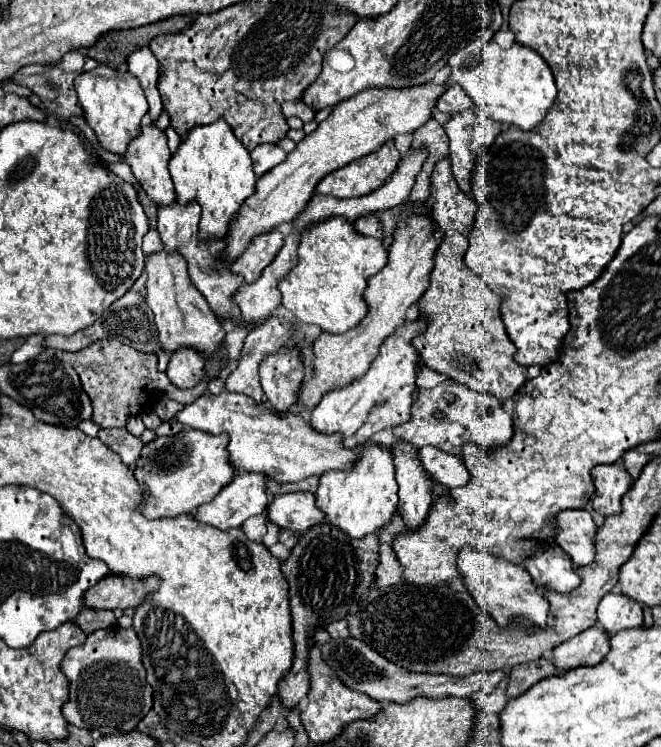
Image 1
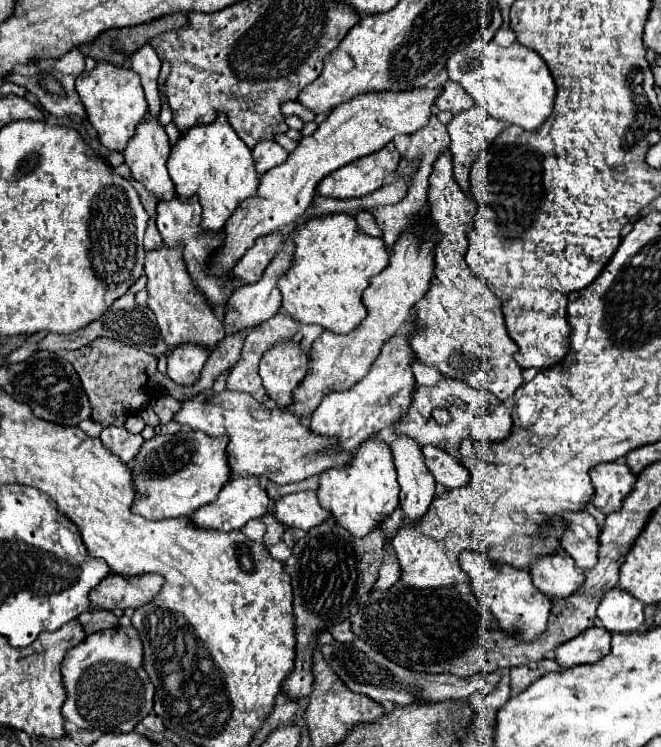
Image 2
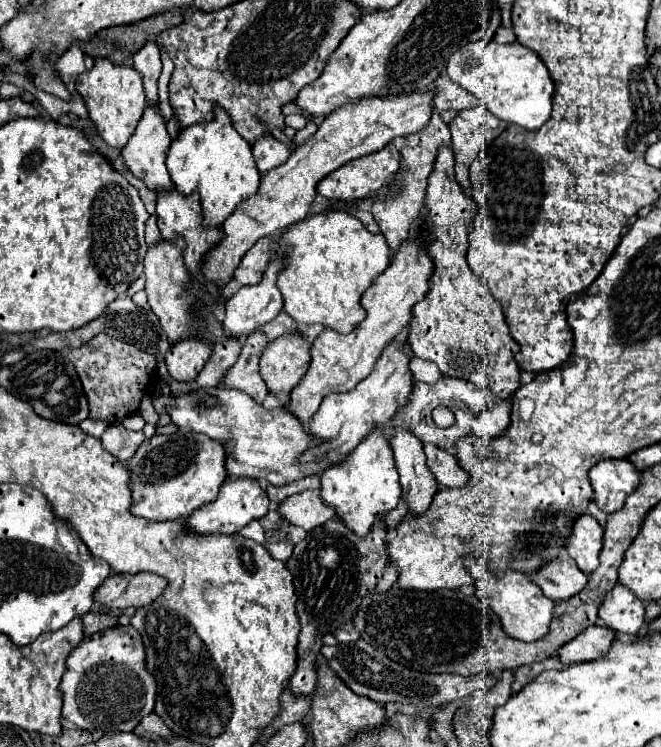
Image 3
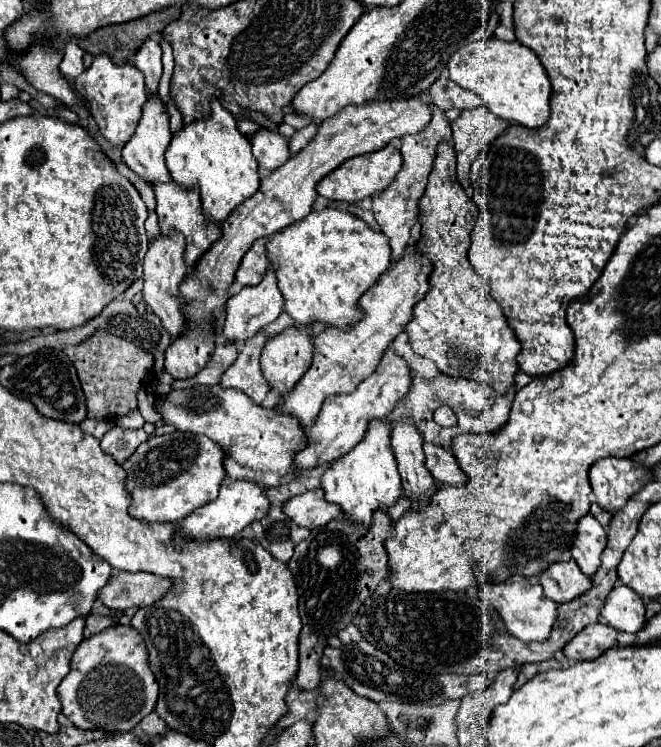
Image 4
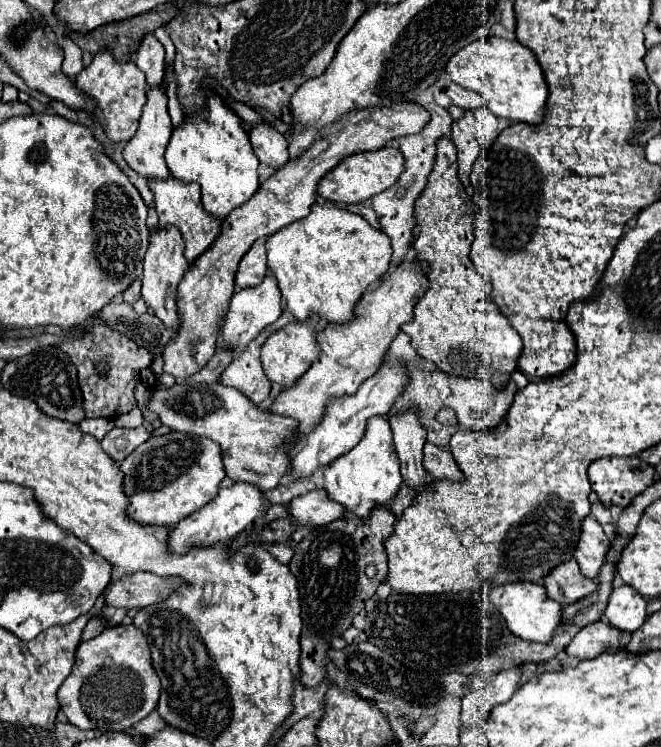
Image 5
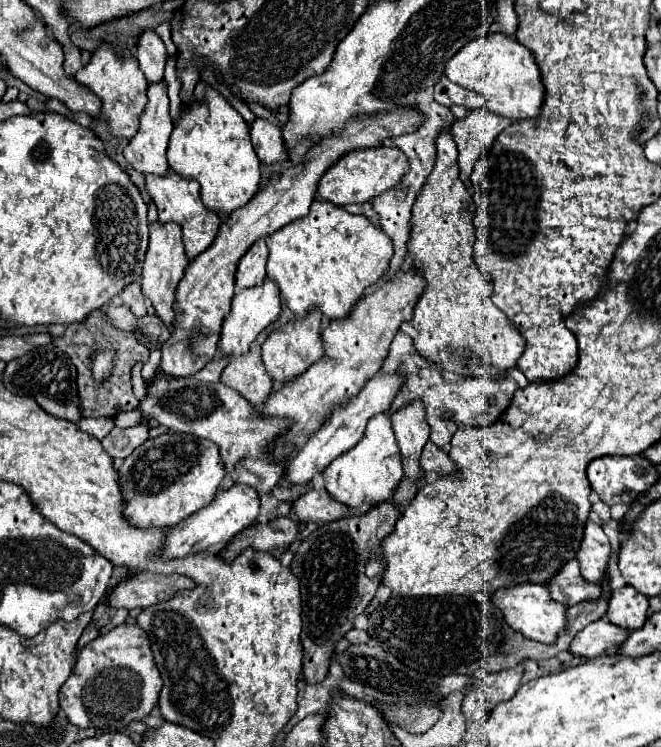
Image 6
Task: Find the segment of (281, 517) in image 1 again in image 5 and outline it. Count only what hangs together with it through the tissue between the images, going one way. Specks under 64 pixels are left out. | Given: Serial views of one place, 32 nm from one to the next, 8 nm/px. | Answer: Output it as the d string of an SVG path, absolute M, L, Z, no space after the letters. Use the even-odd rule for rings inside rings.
M316 488L302 496L296 496L286 506L286 510L300 526L324 526L346 514L346 510L340 508L340 504L328 500L324 488Z

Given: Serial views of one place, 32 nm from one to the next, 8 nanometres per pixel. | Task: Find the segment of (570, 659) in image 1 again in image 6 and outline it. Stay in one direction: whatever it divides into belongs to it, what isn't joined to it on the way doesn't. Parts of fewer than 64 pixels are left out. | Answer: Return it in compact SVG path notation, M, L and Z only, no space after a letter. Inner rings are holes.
M596 620L576 634L576 640L572 640L572 648L568 648L568 652L578 658L596 658L608 648L620 648L628 634L628 630L618 628L608 620Z

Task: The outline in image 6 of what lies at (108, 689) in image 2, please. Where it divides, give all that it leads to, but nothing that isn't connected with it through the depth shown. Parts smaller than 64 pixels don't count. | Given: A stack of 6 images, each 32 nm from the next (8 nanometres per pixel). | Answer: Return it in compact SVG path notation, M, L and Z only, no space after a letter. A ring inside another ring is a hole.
M122 624L104 634L96 640L88 642L76 654L76 666L72 668L70 678L62 684L58 692L60 708L66 712L70 724L78 728L94 728L94 730L120 730L134 720L146 718L152 708L158 704L158 694L162 688L162 678L158 668L154 666L154 656L150 650L150 640L142 628L136 624Z

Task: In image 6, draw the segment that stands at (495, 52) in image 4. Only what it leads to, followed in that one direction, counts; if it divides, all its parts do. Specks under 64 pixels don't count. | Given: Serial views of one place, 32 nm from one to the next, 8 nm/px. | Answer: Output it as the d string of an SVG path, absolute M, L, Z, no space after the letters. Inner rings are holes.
M488 34L468 42L456 56L452 56L452 60L448 60L446 76L462 88L478 92L484 98L486 108L498 116L510 120L528 120L540 116L546 96L540 68L532 52L514 38L504 34Z

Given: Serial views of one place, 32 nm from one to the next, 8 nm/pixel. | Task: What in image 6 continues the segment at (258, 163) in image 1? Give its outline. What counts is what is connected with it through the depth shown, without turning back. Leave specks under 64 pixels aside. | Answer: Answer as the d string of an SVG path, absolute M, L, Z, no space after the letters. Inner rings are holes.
M256 118L256 122L250 126L250 138L252 138L254 152L258 154L262 164L270 166L288 160L288 150L282 132L272 122L264 118Z

